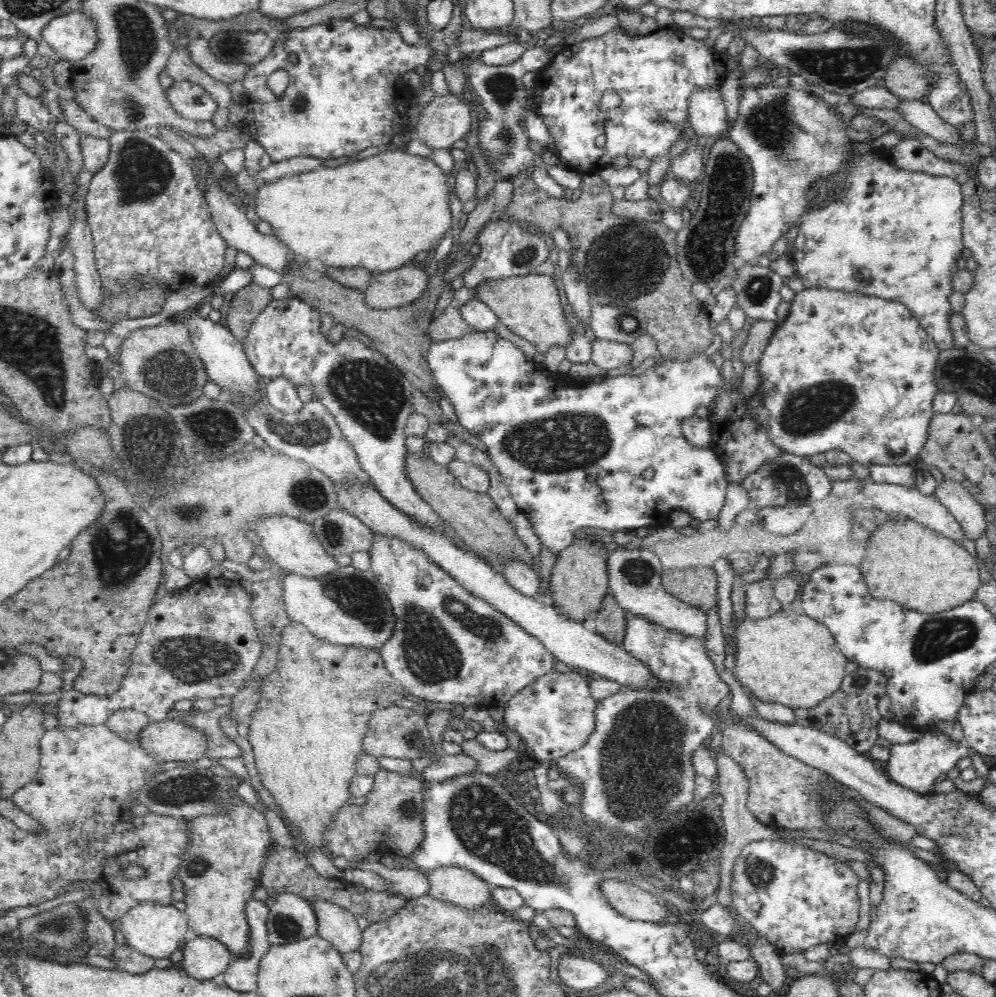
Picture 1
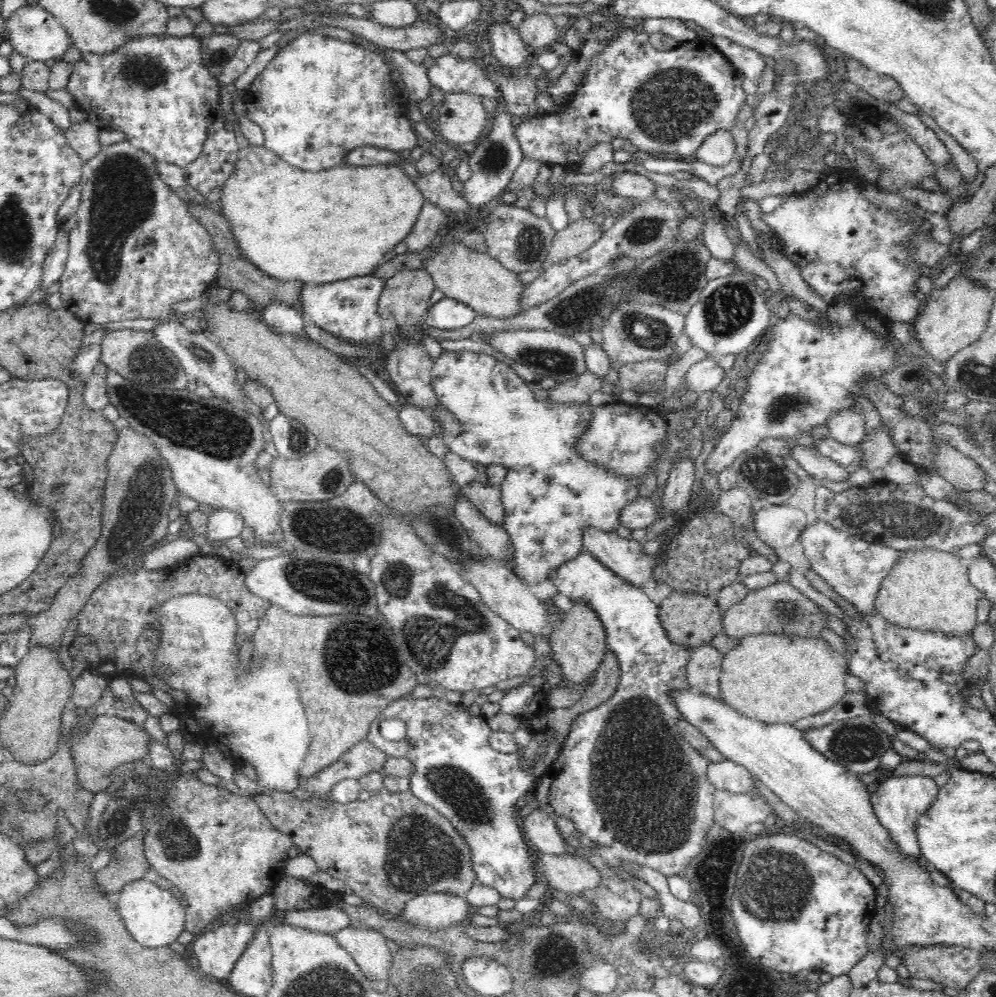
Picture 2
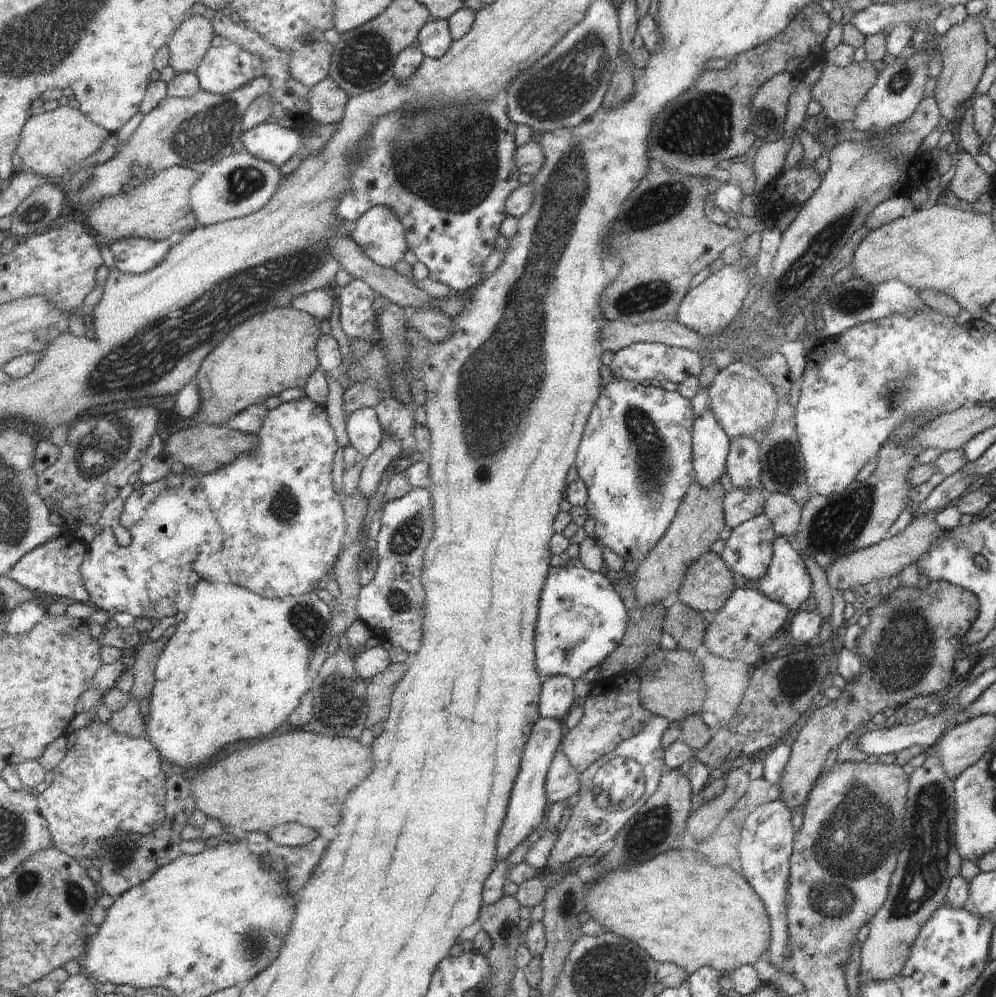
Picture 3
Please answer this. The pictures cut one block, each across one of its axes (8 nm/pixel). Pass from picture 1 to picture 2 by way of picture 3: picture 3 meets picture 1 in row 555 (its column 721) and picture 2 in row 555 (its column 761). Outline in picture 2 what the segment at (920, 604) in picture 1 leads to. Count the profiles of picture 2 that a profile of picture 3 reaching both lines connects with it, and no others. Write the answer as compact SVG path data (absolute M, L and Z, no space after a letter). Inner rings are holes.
M932 549L906 551L884 578L875 612L900 628L962 638L976 628L979 593L971 585L968 564L957 554Z

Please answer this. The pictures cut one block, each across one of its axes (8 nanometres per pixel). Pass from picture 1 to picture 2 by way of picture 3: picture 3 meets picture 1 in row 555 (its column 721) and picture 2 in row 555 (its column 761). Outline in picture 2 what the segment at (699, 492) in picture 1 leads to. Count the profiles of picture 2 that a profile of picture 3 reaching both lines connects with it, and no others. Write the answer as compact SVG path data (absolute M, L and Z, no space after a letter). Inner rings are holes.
M466 350L444 352L436 359L432 368L432 385L440 405L456 415L461 423L462 433L456 438L449 438L449 450L466 461L485 466L502 464L508 470L507 478L499 486L507 514L504 528L514 546L516 571L526 584L543 581L551 568L582 552L586 525L596 525L605 532L618 528L620 509L638 496L638 490L636 483L626 483L624 479L614 477L578 457L576 440L582 432L586 432L588 417L592 416L588 404L550 407L546 401L538 402L531 385L504 362L496 361L487 354Z

